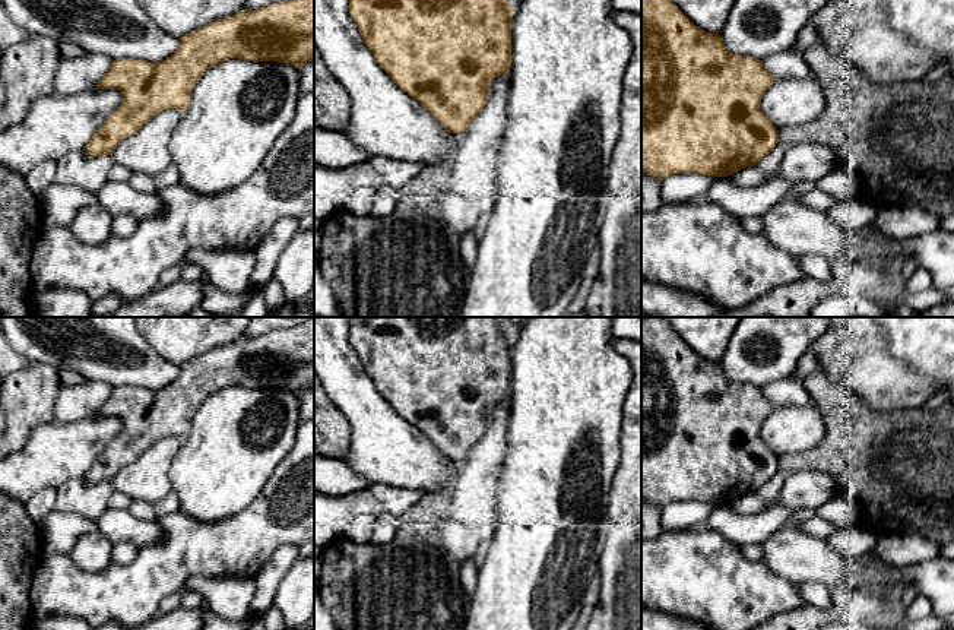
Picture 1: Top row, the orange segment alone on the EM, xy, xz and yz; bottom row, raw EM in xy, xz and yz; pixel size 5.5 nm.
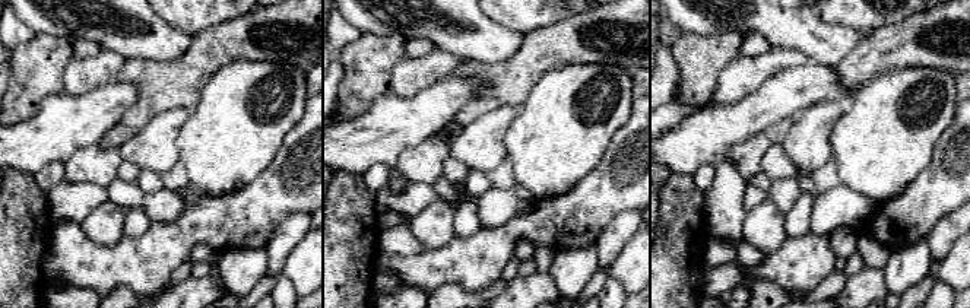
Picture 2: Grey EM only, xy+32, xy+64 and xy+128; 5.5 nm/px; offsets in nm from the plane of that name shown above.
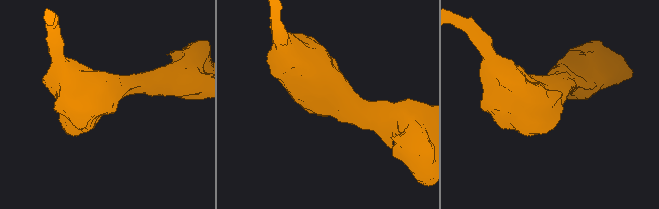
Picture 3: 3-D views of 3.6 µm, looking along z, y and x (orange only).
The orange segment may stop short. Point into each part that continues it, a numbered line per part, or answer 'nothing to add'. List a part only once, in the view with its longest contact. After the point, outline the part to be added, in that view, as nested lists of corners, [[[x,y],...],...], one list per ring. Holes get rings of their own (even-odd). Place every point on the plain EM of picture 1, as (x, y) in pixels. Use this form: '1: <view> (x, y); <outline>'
nothing to add

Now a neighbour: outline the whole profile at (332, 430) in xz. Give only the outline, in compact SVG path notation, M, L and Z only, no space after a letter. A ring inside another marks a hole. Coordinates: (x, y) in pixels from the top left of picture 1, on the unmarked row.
M314 370L314 449L339 459L349 449L351 431L351 422L329 398Z

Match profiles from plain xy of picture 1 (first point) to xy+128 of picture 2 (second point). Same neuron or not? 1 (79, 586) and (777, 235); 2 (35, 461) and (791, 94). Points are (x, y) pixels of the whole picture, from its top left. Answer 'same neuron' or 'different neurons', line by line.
1: different neurons
2: same neuron

